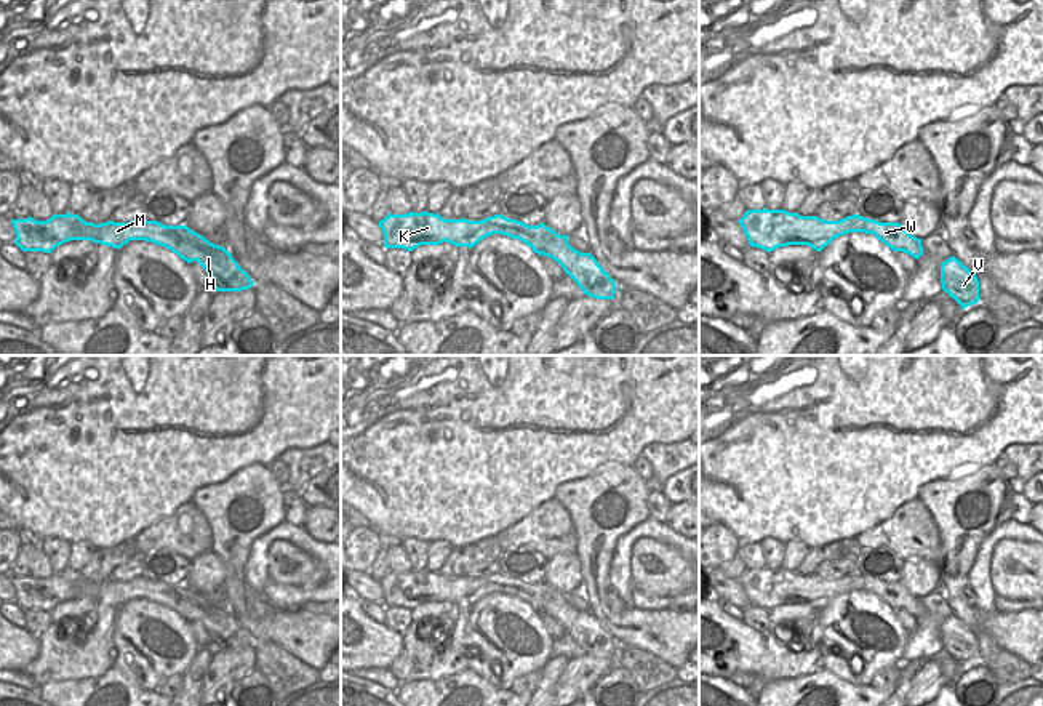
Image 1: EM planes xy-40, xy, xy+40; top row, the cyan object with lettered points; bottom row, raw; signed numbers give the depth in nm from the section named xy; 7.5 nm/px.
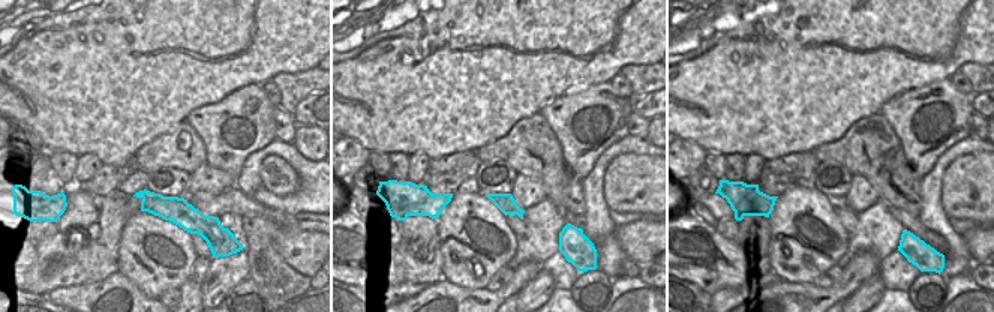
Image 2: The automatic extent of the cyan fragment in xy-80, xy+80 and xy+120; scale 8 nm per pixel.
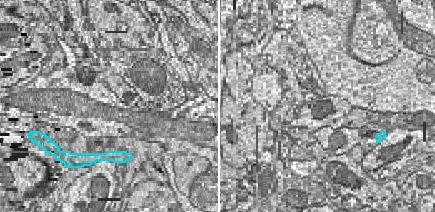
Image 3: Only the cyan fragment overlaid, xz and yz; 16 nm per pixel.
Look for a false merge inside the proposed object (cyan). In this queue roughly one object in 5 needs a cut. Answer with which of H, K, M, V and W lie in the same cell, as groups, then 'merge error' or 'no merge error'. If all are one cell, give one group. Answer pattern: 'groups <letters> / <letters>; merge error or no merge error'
groups H K M V W; no merge error

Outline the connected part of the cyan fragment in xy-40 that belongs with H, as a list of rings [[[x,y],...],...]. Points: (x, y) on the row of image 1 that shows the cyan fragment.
[[[53,215],[46,221],[34,218],[11,219],[14,243],[22,251],[51,253],[70,240],[91,240],[94,243],[122,248],[130,240],[146,240],[165,247],[189,264],[197,261],[208,274],[214,291],[242,291],[253,287],[250,275],[232,255],[203,235],[184,226],[165,226],[144,218],[130,223],[86,223],[78,215]]]

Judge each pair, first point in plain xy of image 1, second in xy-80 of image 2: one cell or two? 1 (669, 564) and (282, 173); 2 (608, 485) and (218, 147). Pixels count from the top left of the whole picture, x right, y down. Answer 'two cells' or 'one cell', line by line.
1: one cell
2: one cell

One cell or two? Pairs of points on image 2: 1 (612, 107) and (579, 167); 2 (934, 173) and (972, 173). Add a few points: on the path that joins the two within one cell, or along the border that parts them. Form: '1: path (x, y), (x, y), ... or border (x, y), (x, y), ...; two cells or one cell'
1: path (606, 123), (592, 123), (577, 138), (579, 147); one cell
2: border (972, 153), (957, 156), (945, 170), (942, 209); two cells

